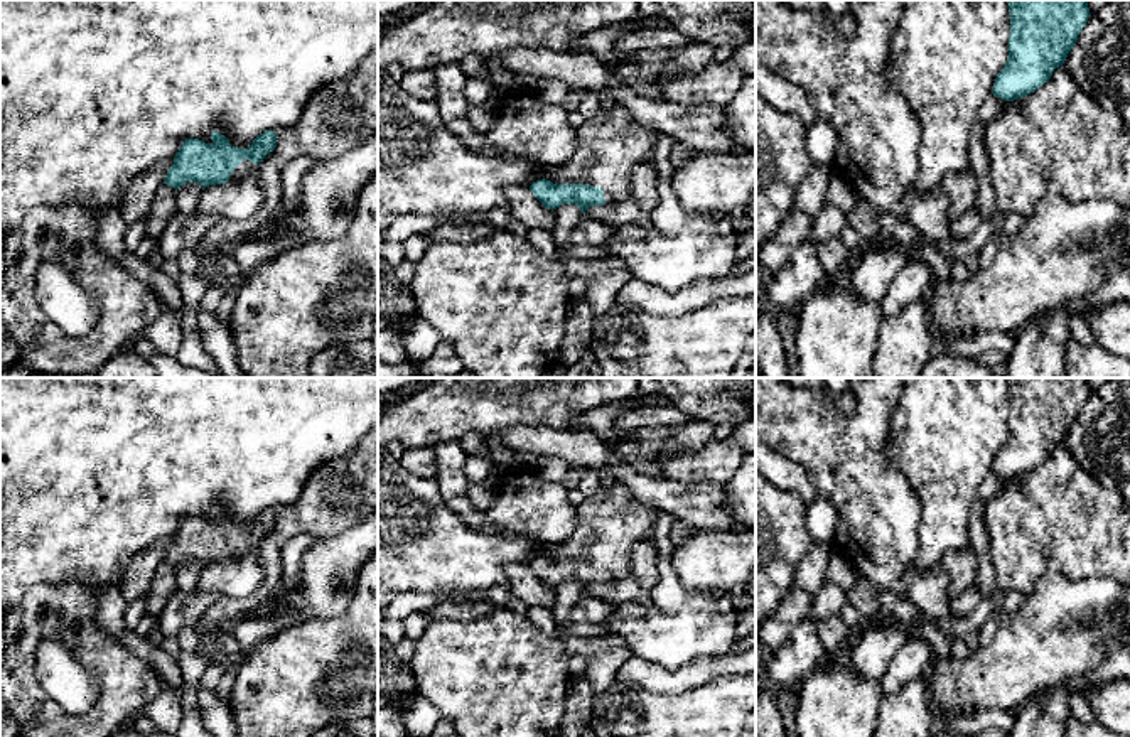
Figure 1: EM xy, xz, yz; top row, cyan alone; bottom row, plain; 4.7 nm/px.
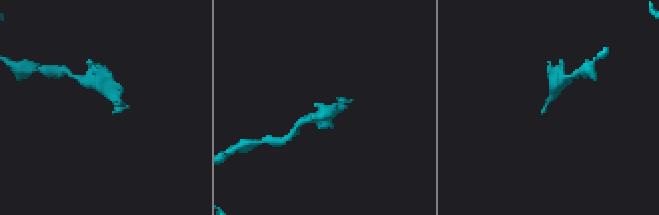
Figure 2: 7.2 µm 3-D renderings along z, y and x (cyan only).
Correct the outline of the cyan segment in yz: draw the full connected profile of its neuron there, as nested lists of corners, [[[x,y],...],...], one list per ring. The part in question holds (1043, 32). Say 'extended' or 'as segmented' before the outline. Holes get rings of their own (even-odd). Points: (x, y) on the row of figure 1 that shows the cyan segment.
as segmented; [[[1007,0],[1009,59],[992,94],[1014,101],[1039,89],[1064,64],[1090,19],[1088,0]]]

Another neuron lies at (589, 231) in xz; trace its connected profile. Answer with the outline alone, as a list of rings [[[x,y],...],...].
[[[582,216],[578,224],[568,236],[570,245],[575,246],[595,246],[609,253],[609,236],[614,233],[614,228],[595,219]]]

